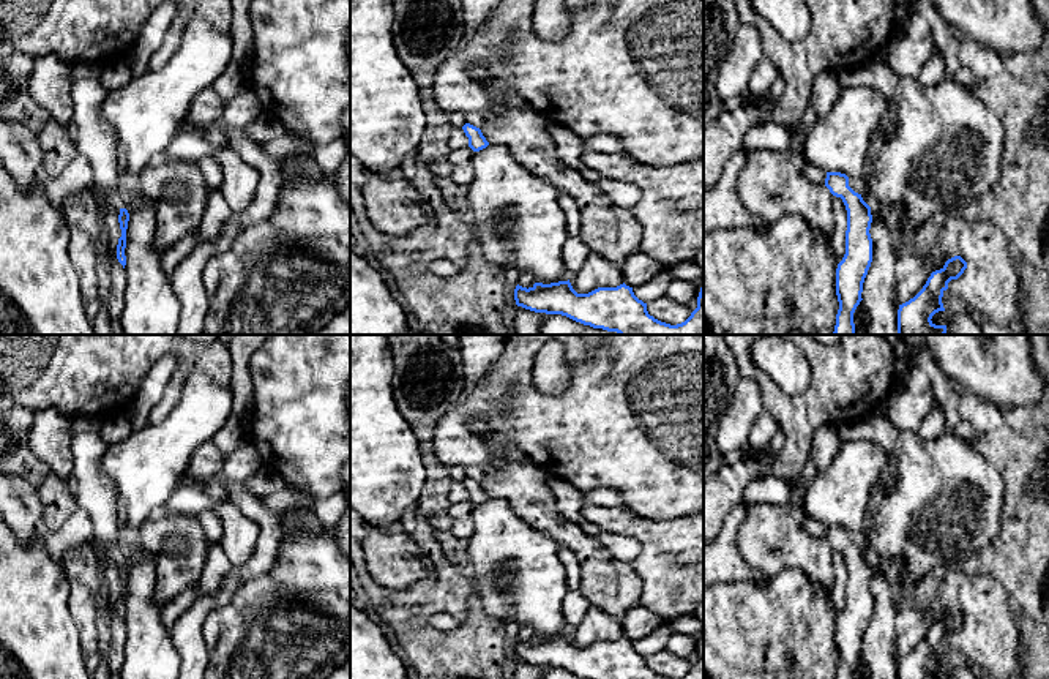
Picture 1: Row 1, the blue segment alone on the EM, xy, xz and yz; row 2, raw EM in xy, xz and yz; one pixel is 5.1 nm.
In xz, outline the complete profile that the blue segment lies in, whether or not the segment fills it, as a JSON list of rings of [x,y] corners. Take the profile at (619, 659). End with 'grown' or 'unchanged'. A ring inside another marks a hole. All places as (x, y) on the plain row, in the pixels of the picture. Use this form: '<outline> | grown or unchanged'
[[[569,633],[532,641],[516,640],[517,660],[535,666],[562,668],[584,679],[670,679],[648,668],[647,657],[639,654],[625,636],[617,641],[598,641],[577,647]]] | unchanged

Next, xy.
[[[120,562],[118,576],[120,576],[120,583],[121,583],[121,591],[118,592],[118,598],[117,598],[117,613],[123,619],[123,622],[126,619],[125,602],[126,602],[128,575],[129,575],[128,564],[126,562]]] | unchanged

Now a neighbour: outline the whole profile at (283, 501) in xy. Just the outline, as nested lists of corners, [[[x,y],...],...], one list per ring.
[[[281,490],[263,497],[262,504],[274,513],[286,513],[289,510],[312,510],[312,499],[309,494],[300,494],[289,490]]]

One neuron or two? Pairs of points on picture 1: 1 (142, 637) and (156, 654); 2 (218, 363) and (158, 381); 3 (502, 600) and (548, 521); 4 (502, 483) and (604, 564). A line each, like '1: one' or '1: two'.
1: one
2: two
3: two
4: one

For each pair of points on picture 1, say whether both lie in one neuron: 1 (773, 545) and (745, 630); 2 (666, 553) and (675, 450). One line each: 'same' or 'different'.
1: different
2: different

